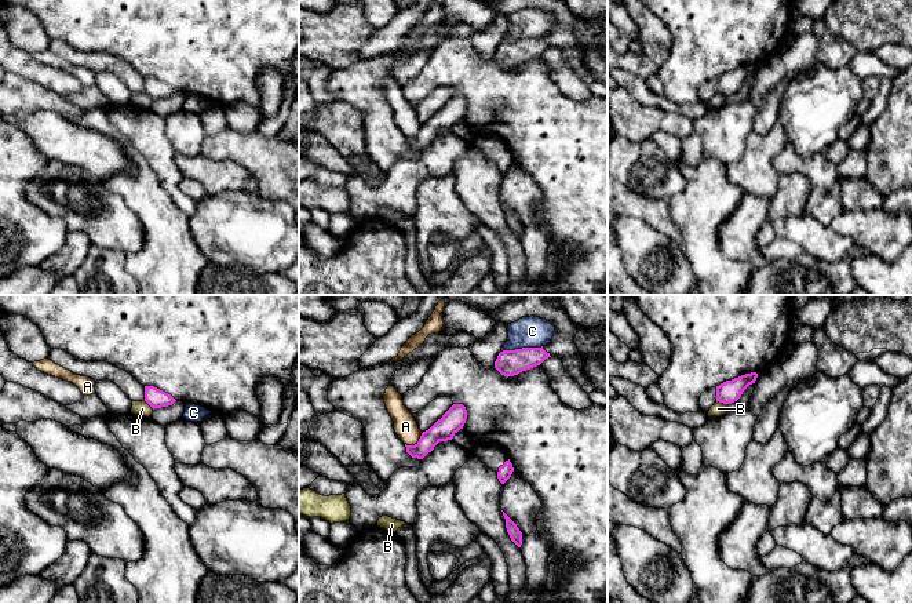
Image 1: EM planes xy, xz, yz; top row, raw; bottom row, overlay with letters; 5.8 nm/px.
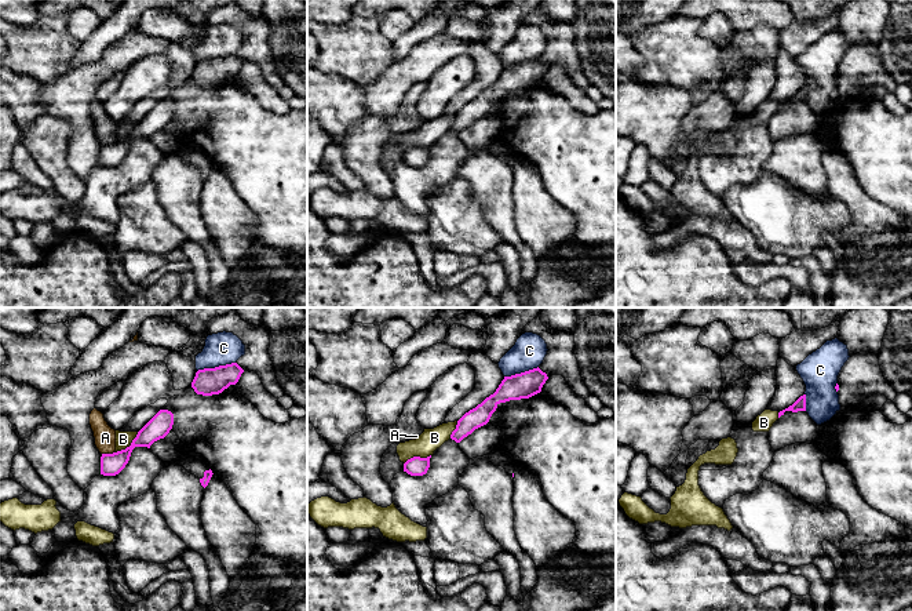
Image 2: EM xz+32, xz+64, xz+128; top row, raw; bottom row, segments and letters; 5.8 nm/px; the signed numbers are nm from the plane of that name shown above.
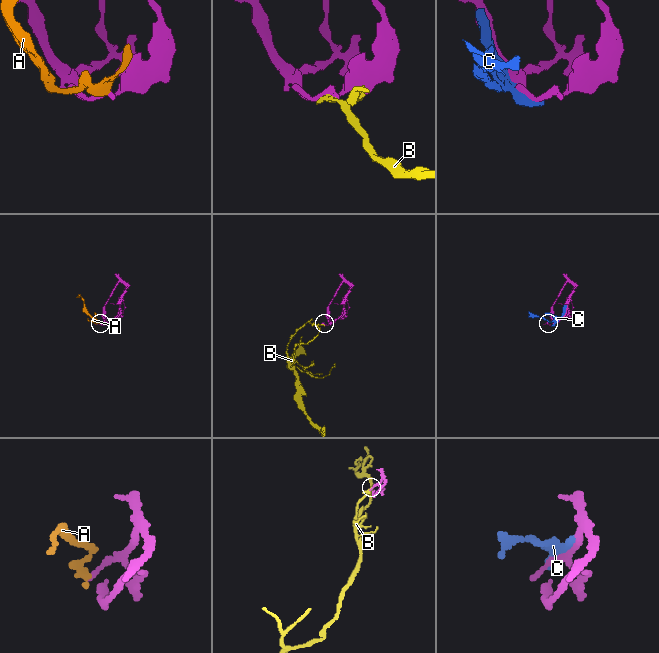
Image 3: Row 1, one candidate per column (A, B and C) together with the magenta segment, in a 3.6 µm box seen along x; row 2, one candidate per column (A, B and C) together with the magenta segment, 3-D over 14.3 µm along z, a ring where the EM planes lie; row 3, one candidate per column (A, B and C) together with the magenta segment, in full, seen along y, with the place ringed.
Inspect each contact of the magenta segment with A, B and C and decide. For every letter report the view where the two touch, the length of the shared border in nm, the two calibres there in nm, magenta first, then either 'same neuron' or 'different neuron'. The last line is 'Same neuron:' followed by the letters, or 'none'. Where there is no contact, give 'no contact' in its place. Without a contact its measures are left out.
A: xz | 130 nm | 140/140 nm | different neuron
B: yz | 80 nm | 130/80 nm | different neuron
C: xz | 240 nm | 160/180 nm | different neuron
Same neuron: none

